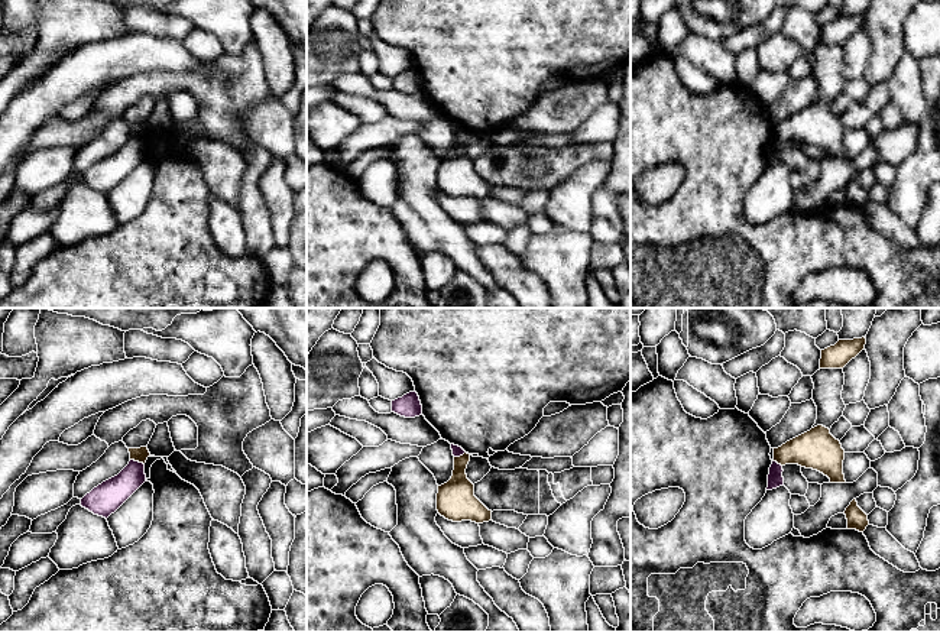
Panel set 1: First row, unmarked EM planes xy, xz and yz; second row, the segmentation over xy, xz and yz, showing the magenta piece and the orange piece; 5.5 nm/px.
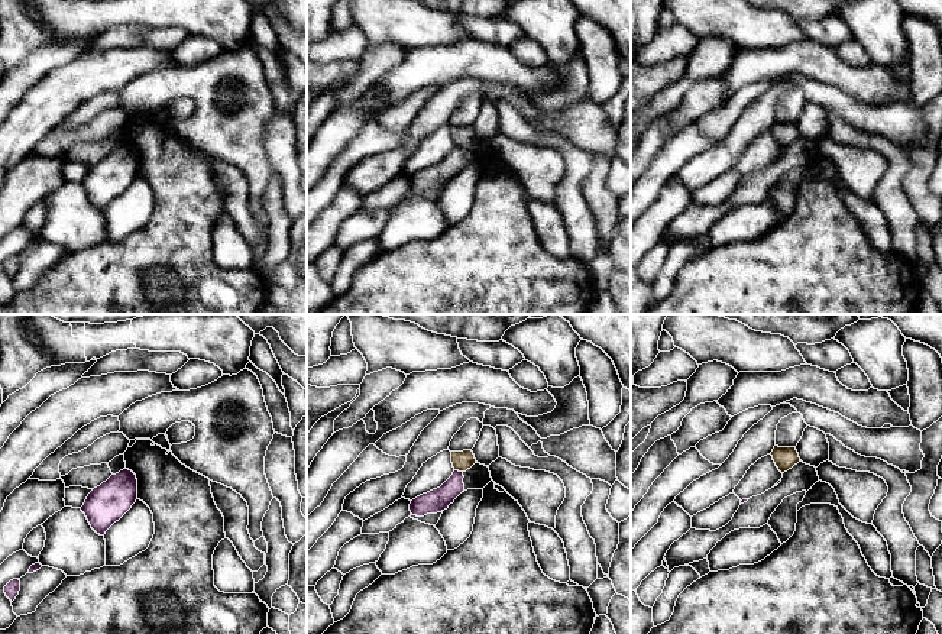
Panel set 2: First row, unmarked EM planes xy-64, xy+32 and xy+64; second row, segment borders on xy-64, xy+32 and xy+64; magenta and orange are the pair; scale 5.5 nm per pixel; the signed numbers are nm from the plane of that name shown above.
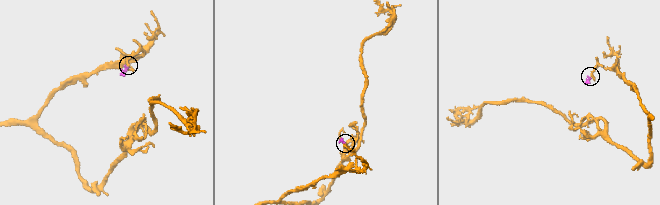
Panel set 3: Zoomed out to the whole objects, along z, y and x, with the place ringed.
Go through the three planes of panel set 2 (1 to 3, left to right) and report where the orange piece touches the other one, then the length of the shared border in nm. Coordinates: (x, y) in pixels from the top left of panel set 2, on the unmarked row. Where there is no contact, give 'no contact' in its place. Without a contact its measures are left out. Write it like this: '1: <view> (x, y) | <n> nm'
1: no contact
2: xy+32 (457, 146) | 50 nm
3: no contact

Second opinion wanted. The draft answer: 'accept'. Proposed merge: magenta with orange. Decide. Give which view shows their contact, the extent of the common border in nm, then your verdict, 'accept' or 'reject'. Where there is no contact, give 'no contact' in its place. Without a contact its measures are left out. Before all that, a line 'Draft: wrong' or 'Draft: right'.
Draft: wrong
xy | 90 nm | reject

